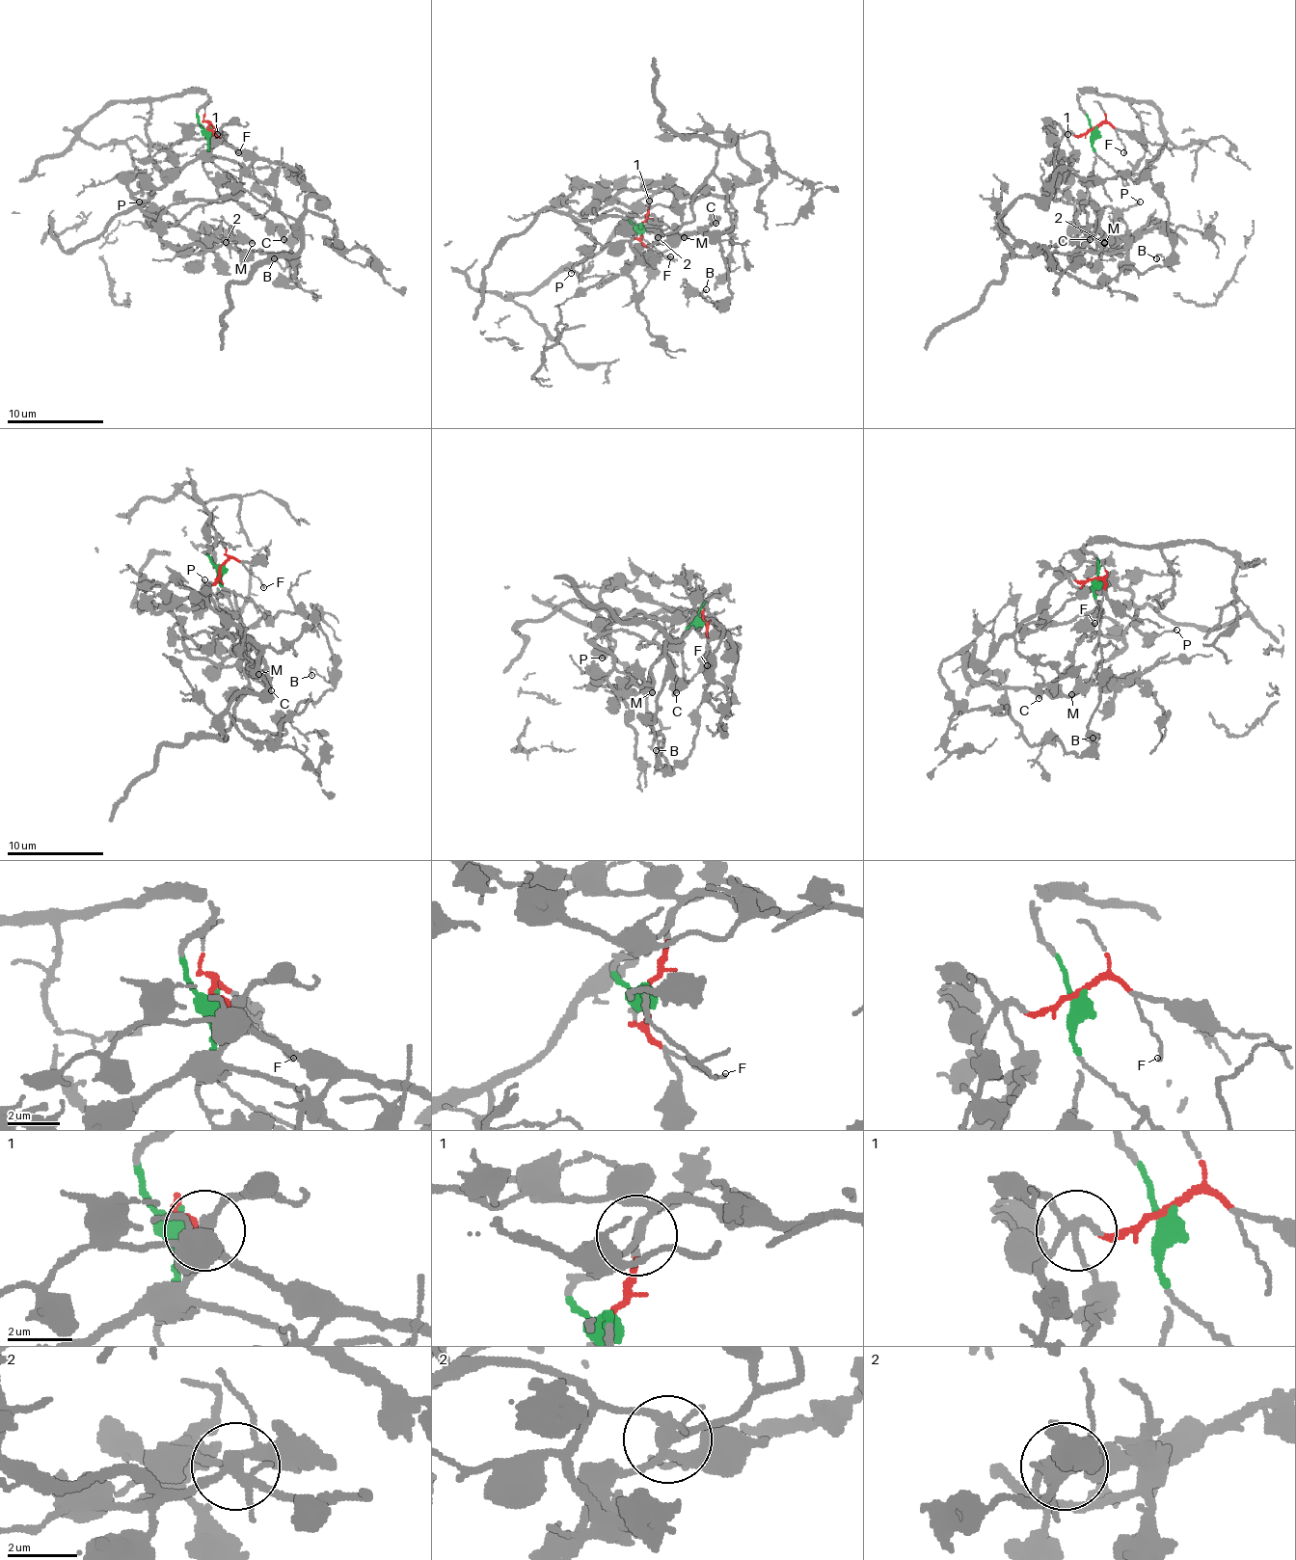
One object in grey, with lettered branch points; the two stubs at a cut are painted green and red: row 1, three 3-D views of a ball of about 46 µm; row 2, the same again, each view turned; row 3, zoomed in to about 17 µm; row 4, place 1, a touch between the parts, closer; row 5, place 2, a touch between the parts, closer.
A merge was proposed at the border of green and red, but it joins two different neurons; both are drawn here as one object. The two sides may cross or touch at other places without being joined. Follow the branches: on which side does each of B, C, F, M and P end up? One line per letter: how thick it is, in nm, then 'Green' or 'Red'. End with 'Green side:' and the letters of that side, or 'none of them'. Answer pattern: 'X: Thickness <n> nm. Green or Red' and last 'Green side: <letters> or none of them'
B: Thickness 130 nm. Red
C: Thickness 320 nm. Green
F: Thickness 120 nm. Red
M: Thickness 460 nm. Green
P: Thickness 160 nm. Green
Green side: C, M, P

